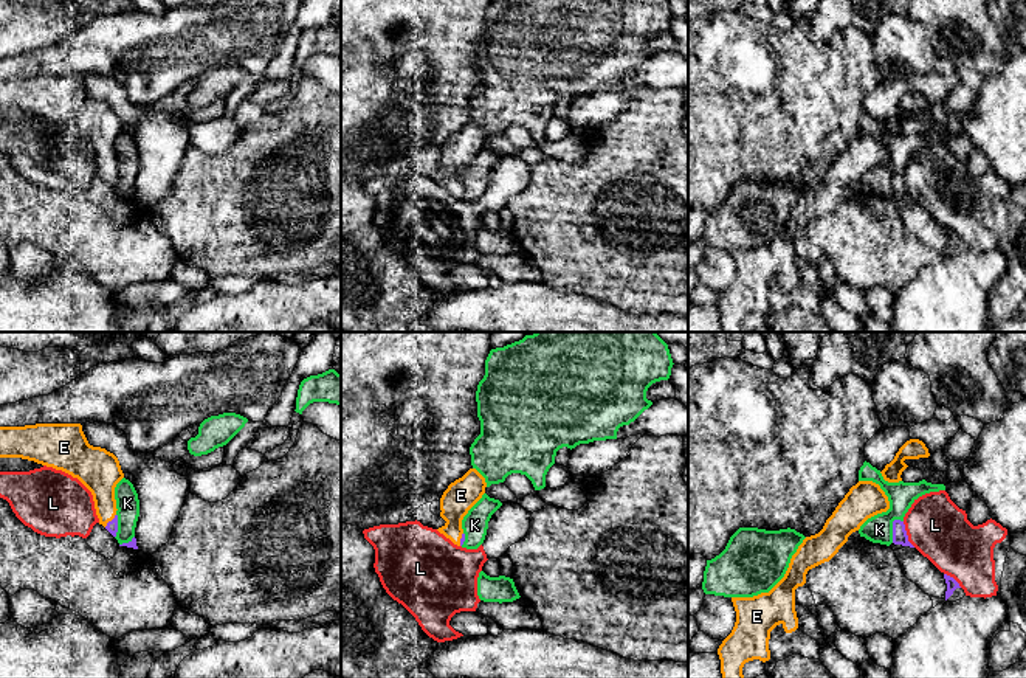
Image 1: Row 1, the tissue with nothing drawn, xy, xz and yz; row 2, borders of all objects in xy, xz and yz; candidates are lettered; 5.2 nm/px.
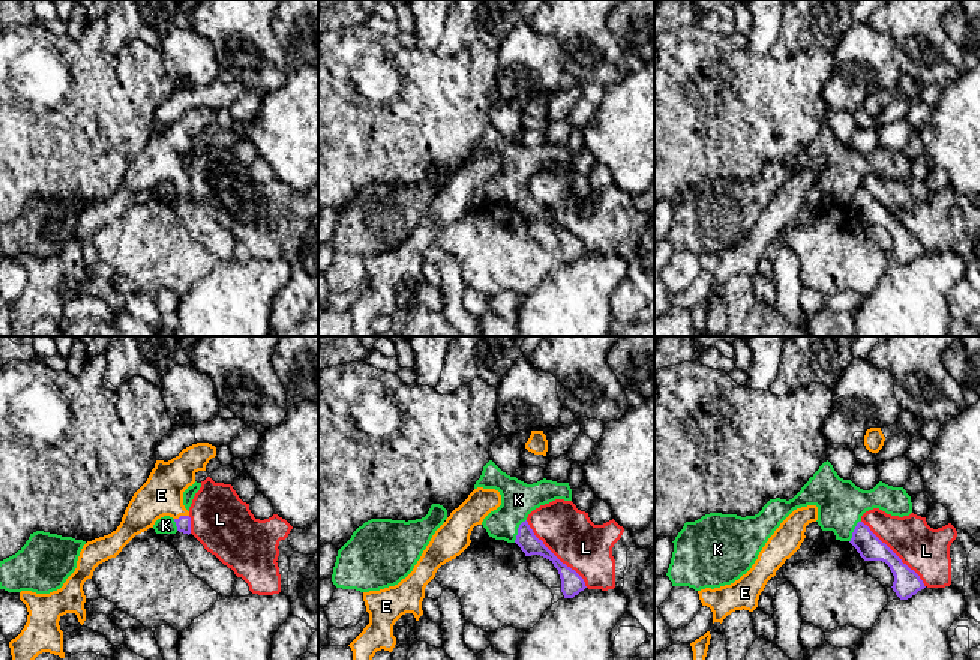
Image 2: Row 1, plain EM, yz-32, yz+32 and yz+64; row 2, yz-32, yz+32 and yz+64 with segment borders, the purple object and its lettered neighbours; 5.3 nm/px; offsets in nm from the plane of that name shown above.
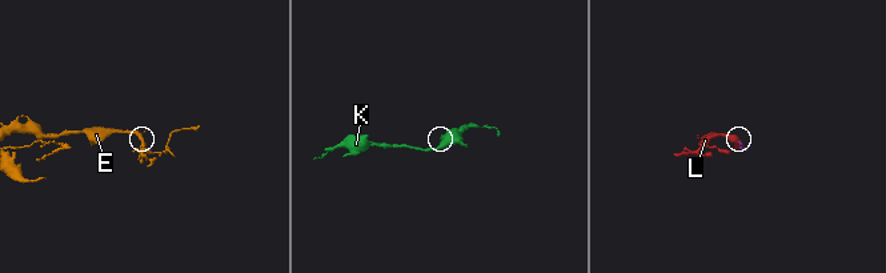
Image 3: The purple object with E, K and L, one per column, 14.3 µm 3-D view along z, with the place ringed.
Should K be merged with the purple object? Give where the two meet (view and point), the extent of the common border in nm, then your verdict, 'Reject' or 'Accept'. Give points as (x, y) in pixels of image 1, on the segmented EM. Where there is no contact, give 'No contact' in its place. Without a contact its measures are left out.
Touches purple at yz (893, 529). Shared border 130 nm. Reject

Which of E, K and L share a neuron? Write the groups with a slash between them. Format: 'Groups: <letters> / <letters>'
Groups: E / K / L

